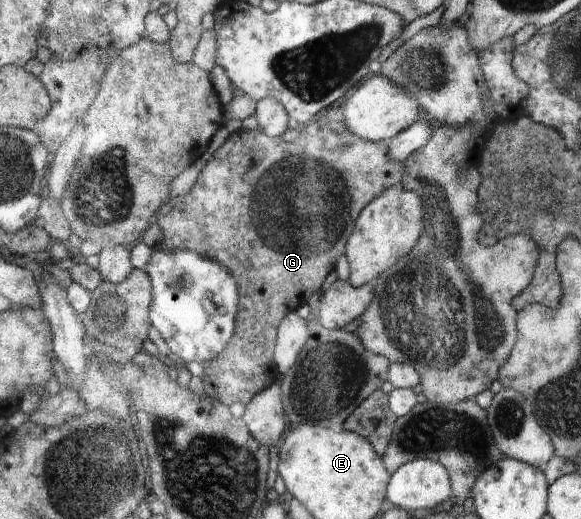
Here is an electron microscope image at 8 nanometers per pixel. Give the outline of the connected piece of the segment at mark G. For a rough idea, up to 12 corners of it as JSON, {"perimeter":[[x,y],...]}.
{"perimeter":[[340,105],[294,142],[241,128],[170,199],[241,287],[201,375],[246,406],[279,323],[401,184]]}

